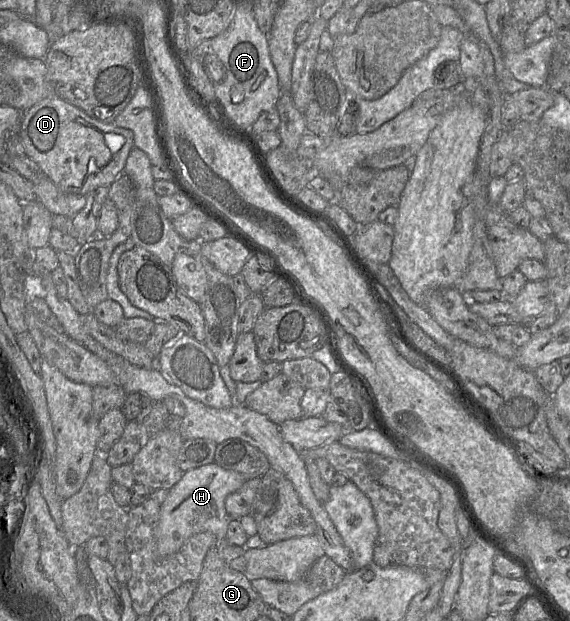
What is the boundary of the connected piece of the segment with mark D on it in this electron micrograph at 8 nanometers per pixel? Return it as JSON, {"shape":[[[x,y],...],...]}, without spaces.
{"shape":[[[49,96],[22,112],[18,135],[24,146],[25,155],[33,160],[65,195],[86,196],[99,187],[109,187],[124,174],[126,160],[134,147],[134,134],[131,130],[92,118],[80,108],[56,96]]]}

